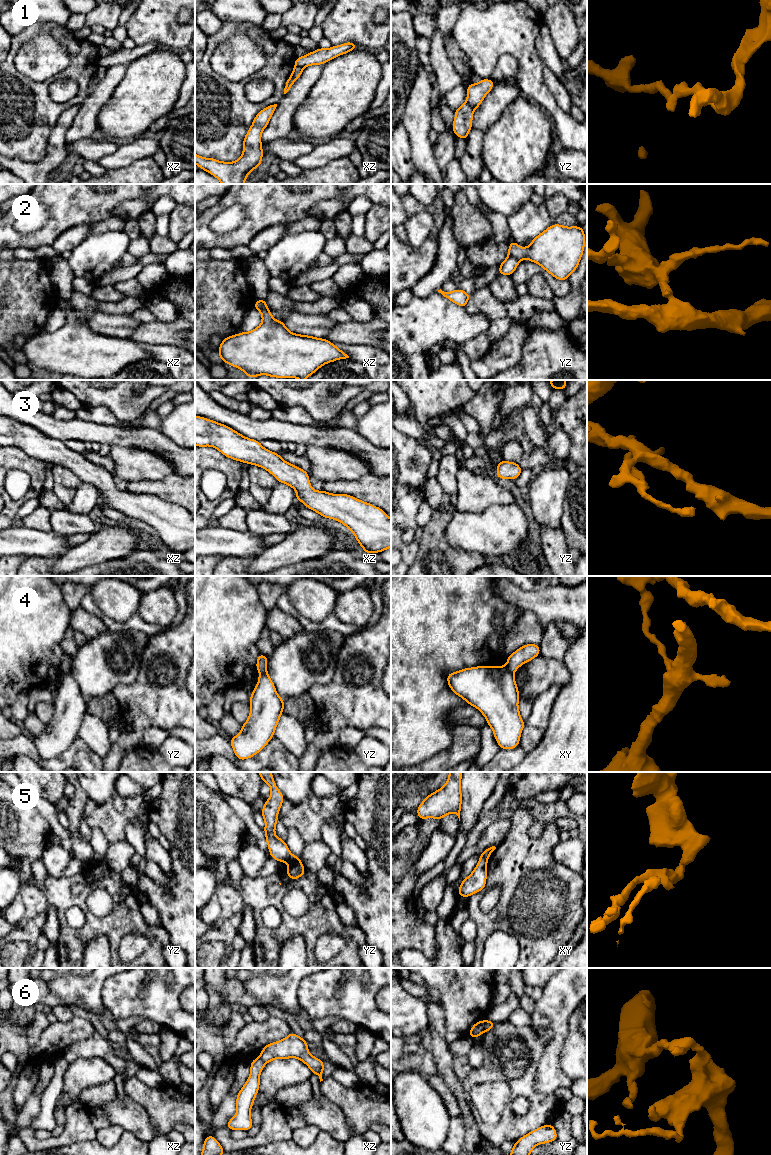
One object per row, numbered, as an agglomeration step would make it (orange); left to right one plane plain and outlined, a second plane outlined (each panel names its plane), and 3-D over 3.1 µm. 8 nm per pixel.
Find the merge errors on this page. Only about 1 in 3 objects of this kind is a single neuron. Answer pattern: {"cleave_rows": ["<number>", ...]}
{"cleave_rows": ["1", "2", "4", "5", "6"]}

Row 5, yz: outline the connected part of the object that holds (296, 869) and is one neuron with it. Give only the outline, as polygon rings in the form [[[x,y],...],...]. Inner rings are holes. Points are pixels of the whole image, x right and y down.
[[[291,854],[286,862],[288,865],[286,873],[289,879],[298,879],[304,875],[305,868],[300,857]]]

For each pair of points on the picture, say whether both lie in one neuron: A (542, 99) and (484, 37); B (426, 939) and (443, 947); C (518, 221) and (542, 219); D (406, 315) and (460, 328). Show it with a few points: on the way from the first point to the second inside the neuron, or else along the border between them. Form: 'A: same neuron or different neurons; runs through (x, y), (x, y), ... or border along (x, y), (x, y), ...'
A: same neuron; runs through (530, 79), (530, 63), (504, 37)
B: different neurons; border along (434, 927), (435, 953), (432, 957)
C: same neuron; runs through (524, 221), (536, 219)
D: same neuron; runs through (419, 322), (447, 322)

